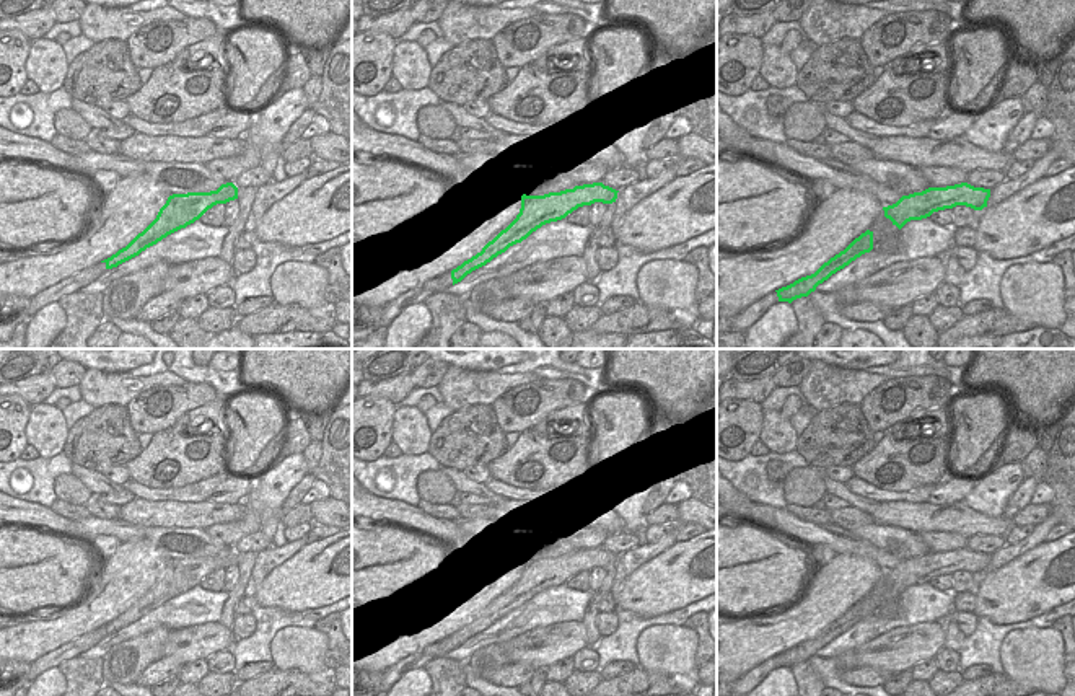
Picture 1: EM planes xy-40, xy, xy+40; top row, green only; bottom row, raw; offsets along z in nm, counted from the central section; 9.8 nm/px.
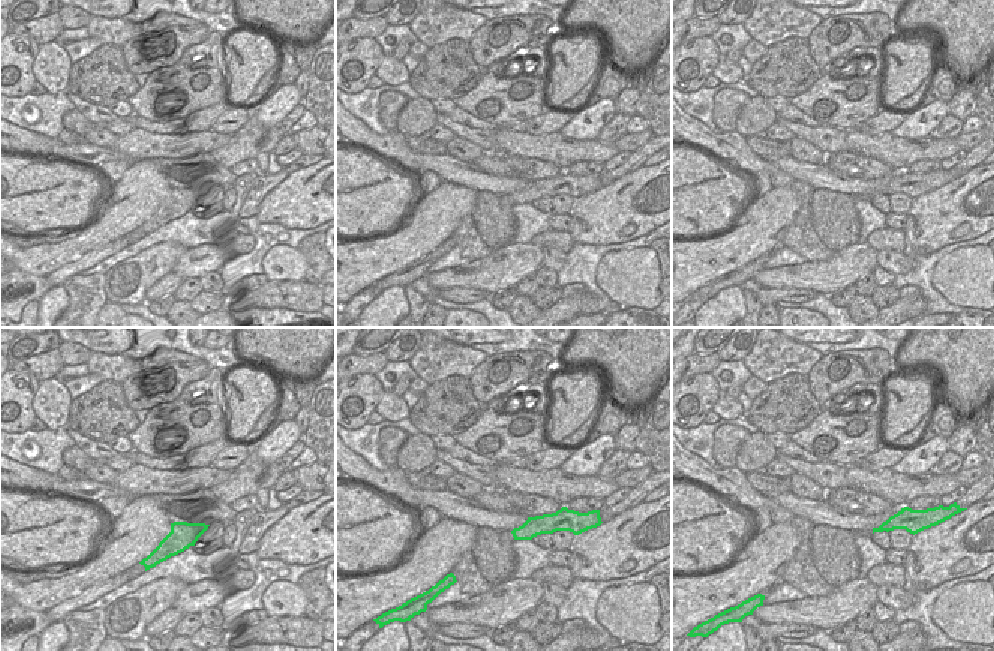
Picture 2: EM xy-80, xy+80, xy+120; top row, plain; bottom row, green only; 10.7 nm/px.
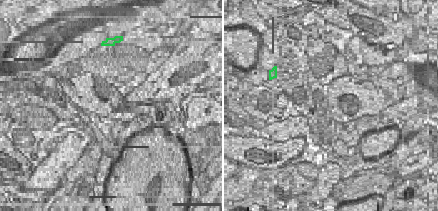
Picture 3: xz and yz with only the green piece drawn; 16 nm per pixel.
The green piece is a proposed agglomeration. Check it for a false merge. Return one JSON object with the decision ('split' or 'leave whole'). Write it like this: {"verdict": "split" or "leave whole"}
{"verdict": "leave whole"}

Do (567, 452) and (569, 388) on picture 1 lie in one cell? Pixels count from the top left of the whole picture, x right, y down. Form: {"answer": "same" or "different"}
{"answer": "different"}

